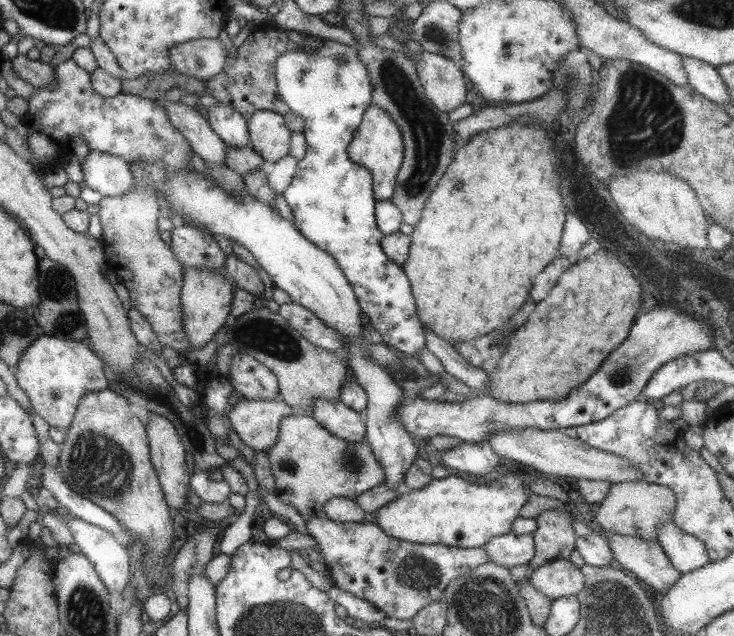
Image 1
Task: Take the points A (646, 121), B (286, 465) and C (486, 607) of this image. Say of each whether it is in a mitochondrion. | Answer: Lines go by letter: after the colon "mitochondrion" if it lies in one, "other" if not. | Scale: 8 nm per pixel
A: mitochondrion
B: mitochondrion
C: mitochondrion

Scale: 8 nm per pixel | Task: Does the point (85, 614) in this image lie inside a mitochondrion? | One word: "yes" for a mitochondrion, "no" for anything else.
yes

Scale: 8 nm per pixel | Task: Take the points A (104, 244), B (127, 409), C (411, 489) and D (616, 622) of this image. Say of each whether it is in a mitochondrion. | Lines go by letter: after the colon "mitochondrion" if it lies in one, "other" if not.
A: other
B: other
C: other
D: mitochondrion

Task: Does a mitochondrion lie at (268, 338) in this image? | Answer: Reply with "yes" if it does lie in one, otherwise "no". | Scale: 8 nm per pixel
yes

